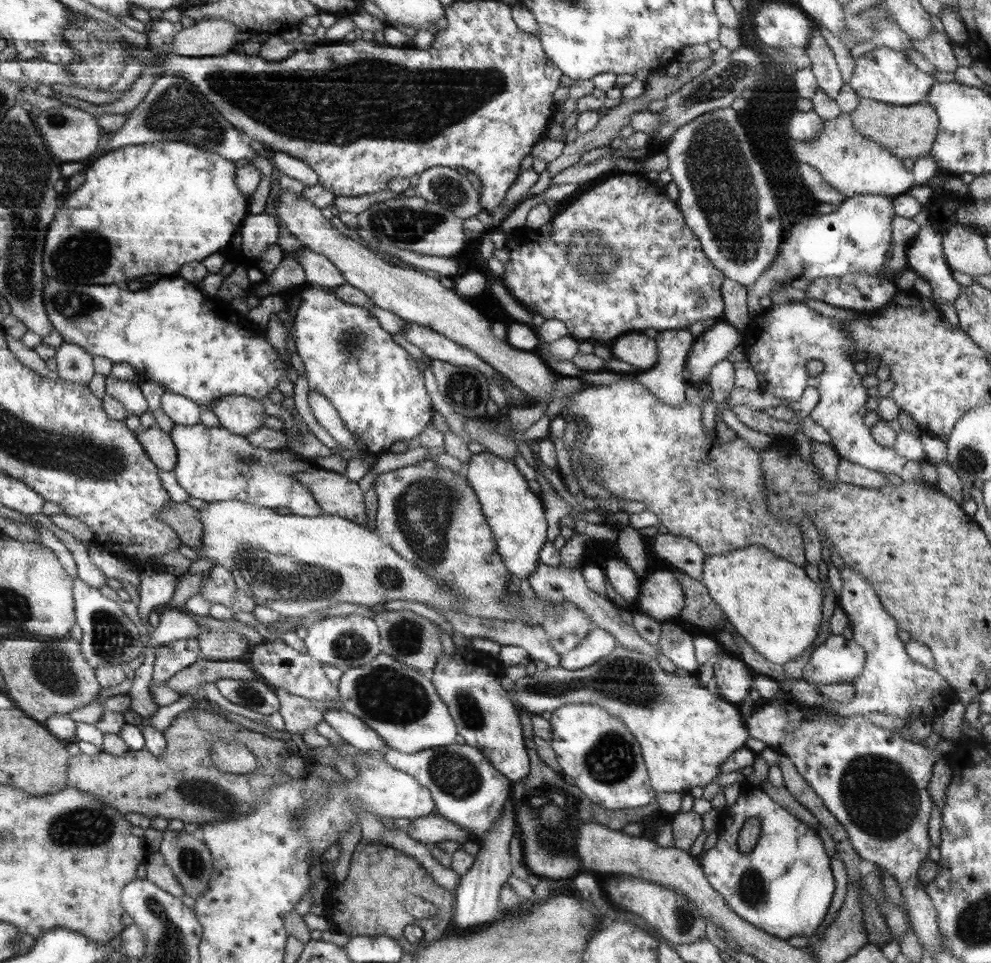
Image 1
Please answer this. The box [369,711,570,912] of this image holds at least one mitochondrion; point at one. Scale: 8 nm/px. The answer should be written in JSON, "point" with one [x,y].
{"point":[455,774]}

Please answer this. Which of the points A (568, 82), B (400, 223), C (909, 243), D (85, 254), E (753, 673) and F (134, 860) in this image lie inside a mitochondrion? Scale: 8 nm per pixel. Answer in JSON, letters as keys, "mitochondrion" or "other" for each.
{"A":"other","B":"mitochondrion","C":"other","D":"mitochondrion","E":"other","F":"other"}

